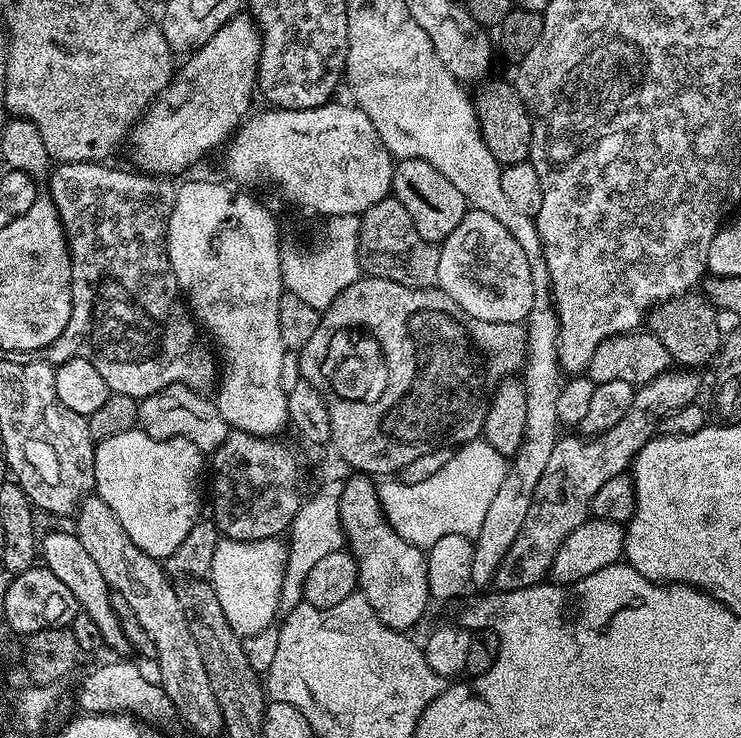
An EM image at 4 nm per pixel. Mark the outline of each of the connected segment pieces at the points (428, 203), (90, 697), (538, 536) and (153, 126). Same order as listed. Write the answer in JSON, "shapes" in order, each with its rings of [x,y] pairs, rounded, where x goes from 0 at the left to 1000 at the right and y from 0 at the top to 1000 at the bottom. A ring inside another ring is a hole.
{"shapes":[[[[541,217],[529,229],[528,264],[534,267],[543,279],[548,279],[548,290],[553,290],[553,301],[559,301],[559,312],[570,317],[586,332],[592,332],[623,301],[623,295],[634,286],[634,278],[626,264],[607,248],[599,237],[591,236],[580,220],[568,217]]],[[[158,893],[158,900],[135,900],[108,927],[103,938],[107,963],[126,970],[171,967],[190,978],[233,974],[235,961],[229,946],[209,920],[198,921],[171,893]]],[[[903,501],[874,520],[865,520],[853,533],[853,543],[845,561],[829,577],[808,589],[792,593],[757,589],[752,595],[737,637],[726,648],[710,707],[694,729],[694,740],[672,767],[668,795],[677,802],[704,799],[710,794],[730,790],[745,774],[745,757],[753,751],[753,740],[780,718],[795,703],[799,676],[807,663],[823,648],[841,645],[849,638],[853,622],[864,614],[866,604],[887,589],[891,573],[903,558],[935,546],[945,531],[945,515],[934,501]]],[[[339,20],[313,22],[310,30],[305,30],[305,35],[294,41],[294,46],[289,46],[289,51],[269,61],[259,73],[244,92],[242,88],[236,93],[227,117],[220,119],[209,138],[200,144],[175,180],[178,217],[184,221],[179,224],[196,236],[227,241],[233,237],[231,233],[251,232],[278,206],[286,205],[297,194],[301,196],[336,156],[340,125],[343,130],[347,123],[345,85],[351,77],[351,43]]]]}

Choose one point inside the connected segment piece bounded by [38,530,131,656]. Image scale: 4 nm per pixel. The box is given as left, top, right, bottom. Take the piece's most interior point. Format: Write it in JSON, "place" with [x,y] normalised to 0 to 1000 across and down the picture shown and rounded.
{"place":[85,749]}

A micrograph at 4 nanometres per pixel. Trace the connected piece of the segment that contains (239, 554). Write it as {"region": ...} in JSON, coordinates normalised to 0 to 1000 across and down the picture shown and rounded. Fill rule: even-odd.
{"region":[[[374,728],[348,733],[316,733],[298,729],[289,745],[289,762],[283,776],[283,790],[289,805],[294,805],[294,817],[300,821],[300,832],[305,832],[305,843],[310,843],[320,862],[336,864],[356,856],[374,839],[378,829],[378,806],[381,805],[381,783],[389,760],[389,738]]]}

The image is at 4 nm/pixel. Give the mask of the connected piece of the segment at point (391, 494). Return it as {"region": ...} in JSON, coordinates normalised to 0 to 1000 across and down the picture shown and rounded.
{"region":[[[644,593],[619,603],[606,617],[602,631],[575,648],[575,653],[563,656],[541,656],[518,653],[511,657],[513,684],[524,711],[548,734],[574,745],[586,740],[591,729],[602,729],[602,724],[623,724],[640,729],[645,718],[650,718],[650,707],[656,707],[656,691],[661,691],[661,680],[667,669],[672,669],[672,659],[677,659],[677,648],[683,648],[687,625],[667,604],[661,604]]]}

